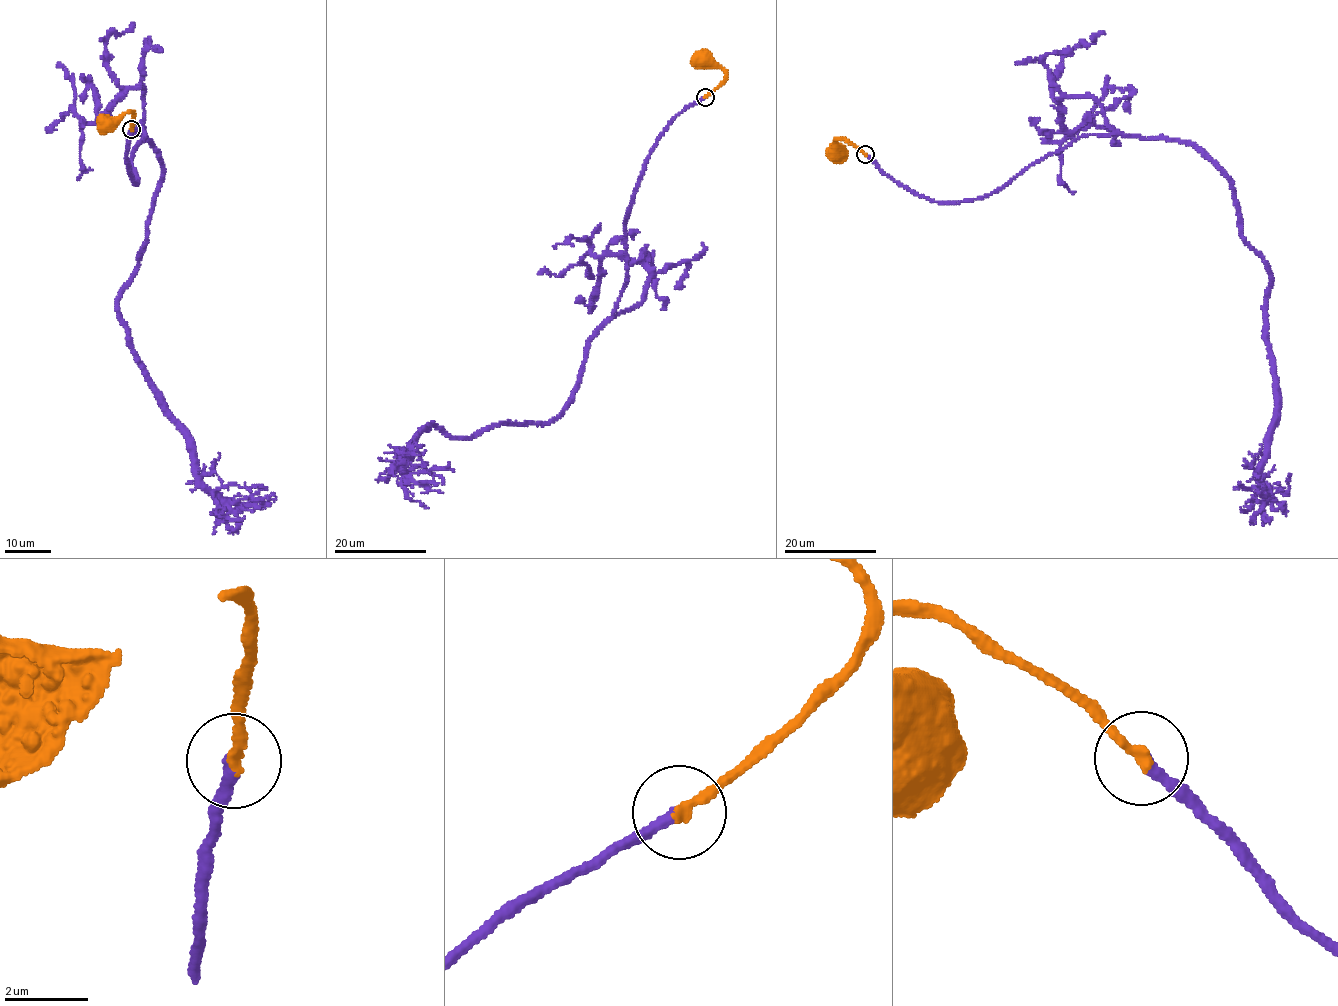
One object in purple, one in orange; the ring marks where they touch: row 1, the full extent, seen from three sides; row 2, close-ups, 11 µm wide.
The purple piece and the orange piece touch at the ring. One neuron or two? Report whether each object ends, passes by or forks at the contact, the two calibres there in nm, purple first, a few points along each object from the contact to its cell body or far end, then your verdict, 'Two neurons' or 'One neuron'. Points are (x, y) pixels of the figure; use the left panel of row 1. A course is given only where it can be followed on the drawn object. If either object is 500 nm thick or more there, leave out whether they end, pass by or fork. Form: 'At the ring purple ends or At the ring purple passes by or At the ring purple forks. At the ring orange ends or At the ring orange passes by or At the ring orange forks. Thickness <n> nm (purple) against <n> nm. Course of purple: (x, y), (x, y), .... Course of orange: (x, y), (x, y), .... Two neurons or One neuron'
At the ring purple ends. At the ring orange ends. Thickness 280 nm (purple) against 280 nm. Course of purple: (131, 129), (134, 182), (141, 126), (164, 168), (118, 301), (128, 345), (199, 481), (227, 502), (275, 493). Course of orange: (131, 129), (133, 112), (129, 111), (115, 119), (106, 118), (100, 125), (103, 124). One neuron

